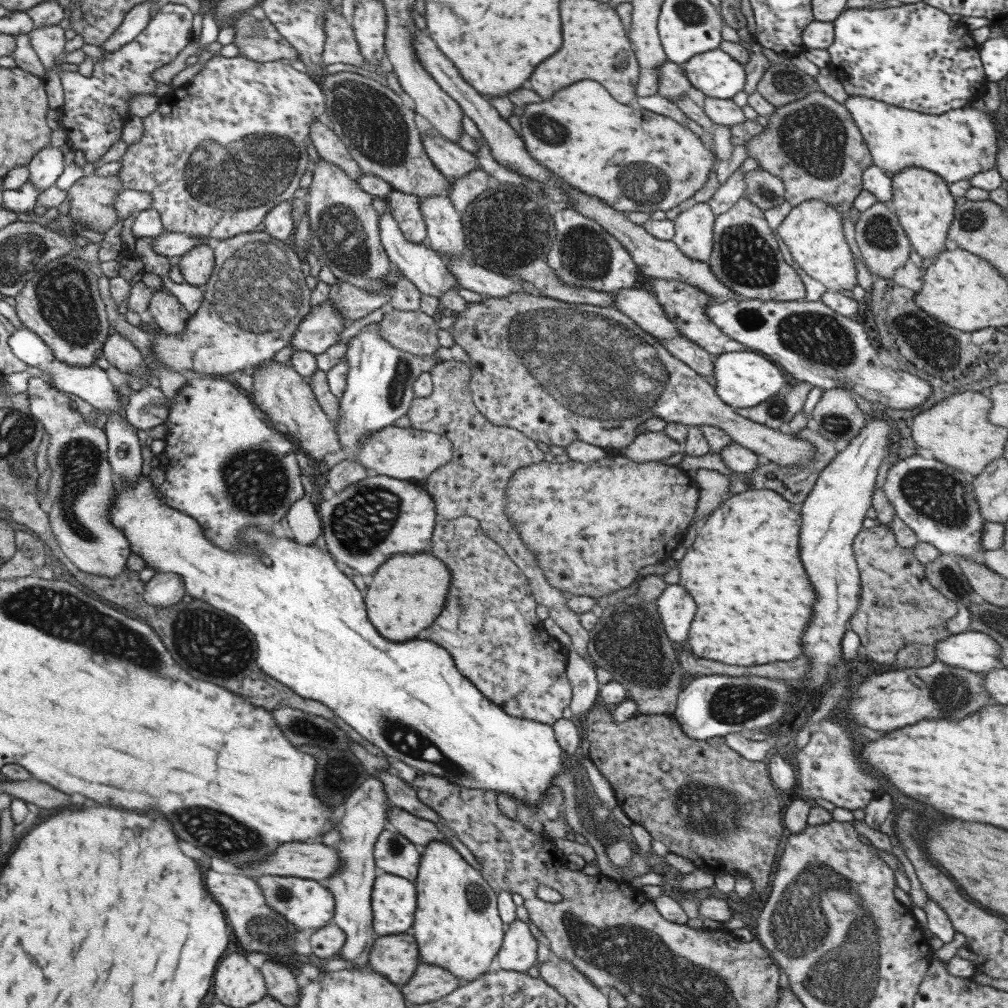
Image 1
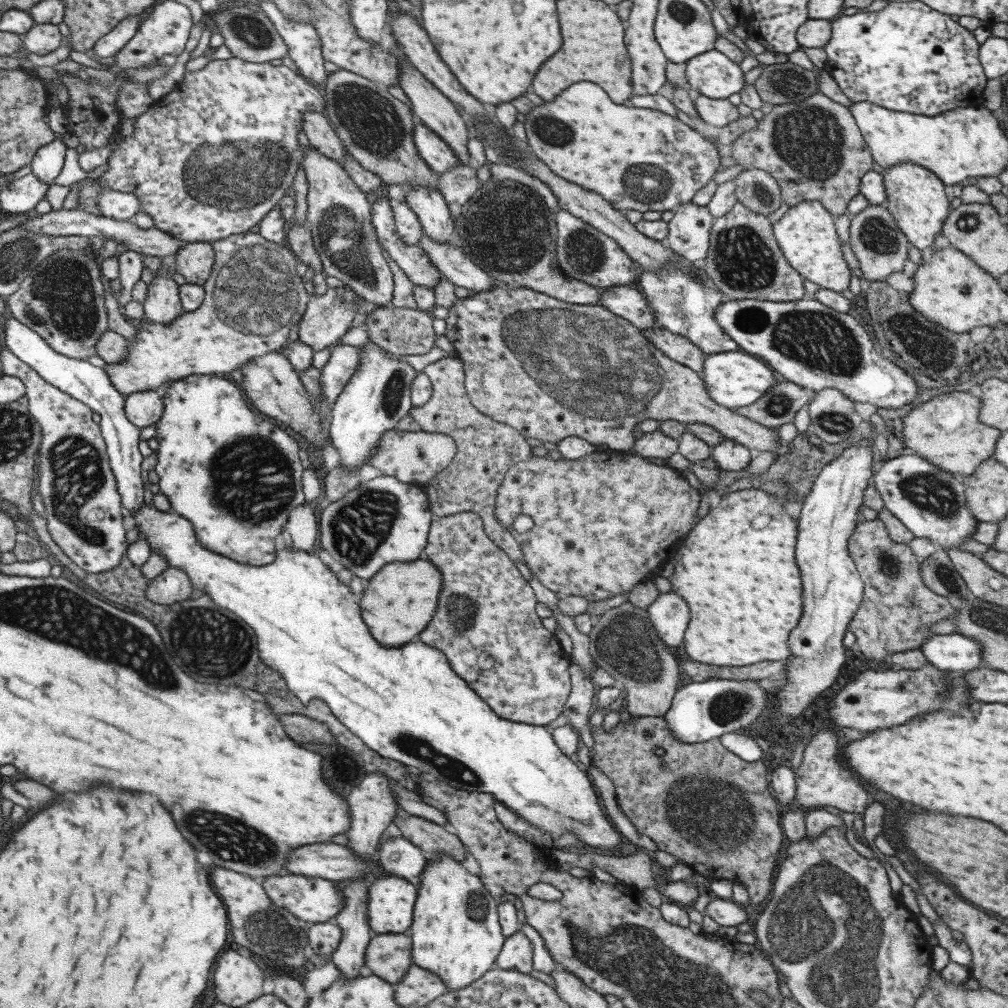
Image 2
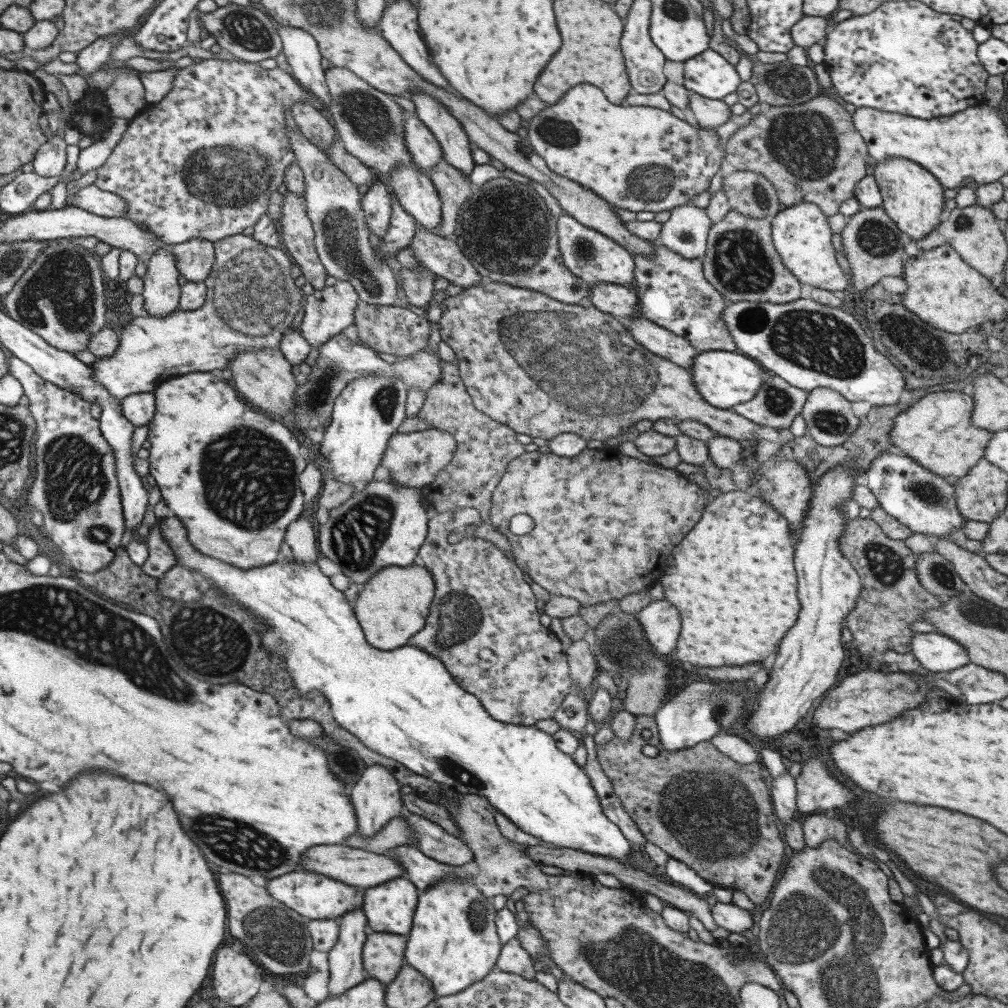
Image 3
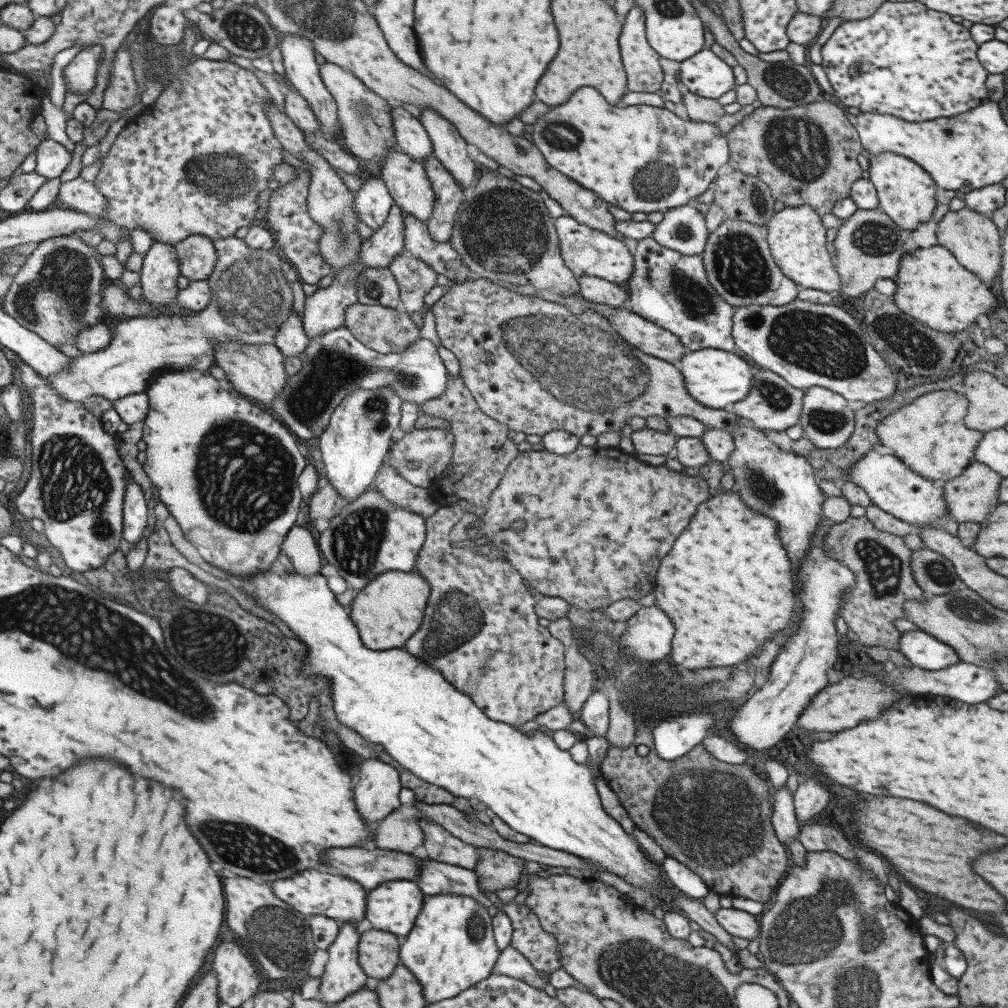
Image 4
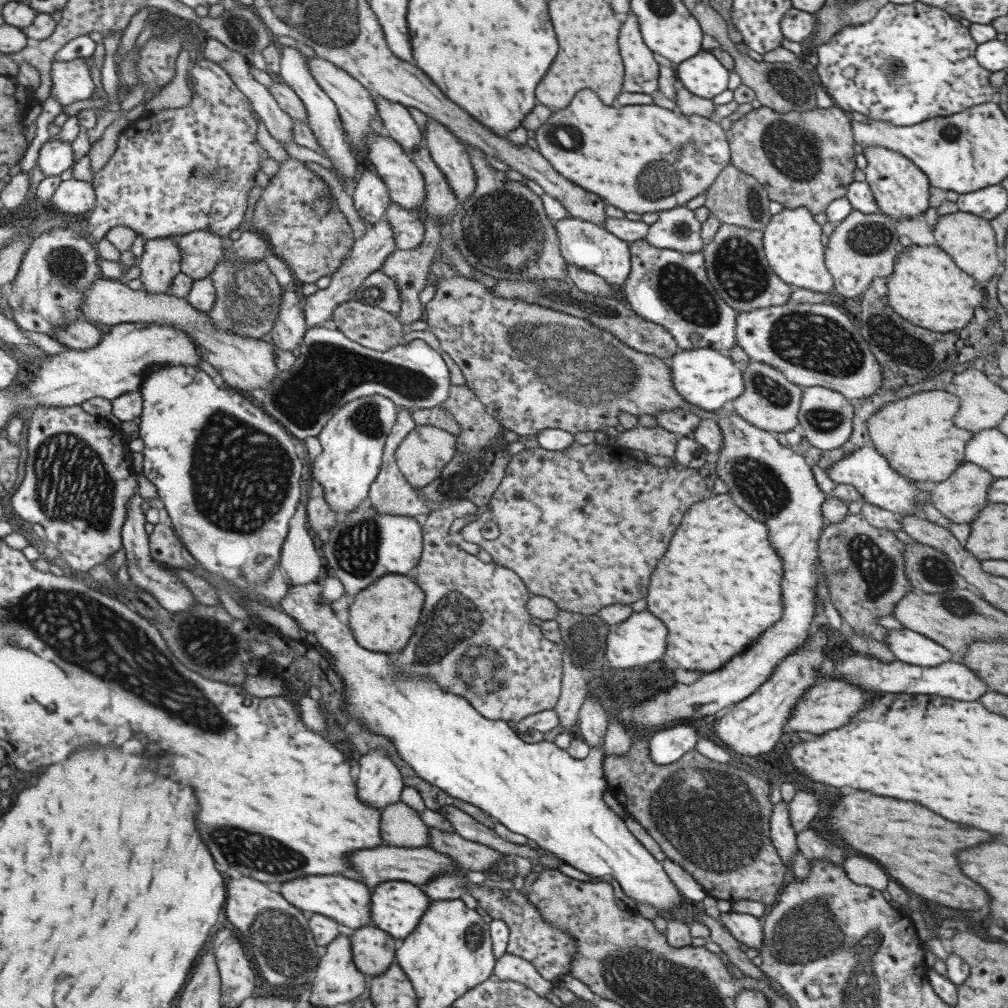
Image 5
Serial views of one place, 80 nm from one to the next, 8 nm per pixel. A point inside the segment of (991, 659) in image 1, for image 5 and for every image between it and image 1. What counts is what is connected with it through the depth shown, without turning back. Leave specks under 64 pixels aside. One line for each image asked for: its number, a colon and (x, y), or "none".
2: (953, 652)
3: (935, 652)
4: (924, 651)
5: (909, 647)

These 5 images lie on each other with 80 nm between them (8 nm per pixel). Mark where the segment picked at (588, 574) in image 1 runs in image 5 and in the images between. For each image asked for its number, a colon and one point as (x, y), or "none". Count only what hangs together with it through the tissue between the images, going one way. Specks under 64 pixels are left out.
2: (602, 523)
3: (603, 522)
4: (597, 521)
5: (576, 525)

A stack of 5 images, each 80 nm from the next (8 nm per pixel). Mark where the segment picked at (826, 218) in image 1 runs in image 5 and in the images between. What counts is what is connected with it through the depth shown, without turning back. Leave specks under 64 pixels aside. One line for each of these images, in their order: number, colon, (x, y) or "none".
2: (805, 234)
3: (800, 233)
4: (796, 239)
5: (791, 240)

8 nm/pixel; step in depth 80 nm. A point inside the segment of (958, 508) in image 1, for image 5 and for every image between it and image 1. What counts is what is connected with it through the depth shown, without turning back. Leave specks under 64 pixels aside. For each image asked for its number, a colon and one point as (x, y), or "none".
2: (929, 502)
3: (924, 502)
4: (891, 487)
5: (865, 469)

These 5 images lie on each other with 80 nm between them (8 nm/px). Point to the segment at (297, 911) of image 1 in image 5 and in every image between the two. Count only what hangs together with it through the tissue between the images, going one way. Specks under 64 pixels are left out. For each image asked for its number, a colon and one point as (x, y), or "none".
2: (314, 900)
3: (314, 896)
4: (309, 892)
5: (343, 900)

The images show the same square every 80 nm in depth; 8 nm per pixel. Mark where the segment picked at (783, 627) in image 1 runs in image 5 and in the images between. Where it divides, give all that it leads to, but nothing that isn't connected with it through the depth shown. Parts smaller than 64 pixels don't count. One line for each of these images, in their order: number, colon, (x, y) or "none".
2: (736, 571)
3: (731, 578)
4: (726, 583)
5: (716, 589)

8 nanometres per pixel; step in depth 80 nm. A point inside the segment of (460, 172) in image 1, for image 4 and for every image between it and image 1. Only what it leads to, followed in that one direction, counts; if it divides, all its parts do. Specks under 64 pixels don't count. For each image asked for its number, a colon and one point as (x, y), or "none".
2: (439, 157)
3: (425, 151)
4: (411, 139)

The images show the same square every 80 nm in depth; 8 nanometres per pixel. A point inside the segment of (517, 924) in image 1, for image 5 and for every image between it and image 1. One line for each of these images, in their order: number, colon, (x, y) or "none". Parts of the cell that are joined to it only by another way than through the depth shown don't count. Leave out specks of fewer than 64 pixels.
2: (516, 953)
3: (513, 959)
4: (509, 962)
5: (507, 967)

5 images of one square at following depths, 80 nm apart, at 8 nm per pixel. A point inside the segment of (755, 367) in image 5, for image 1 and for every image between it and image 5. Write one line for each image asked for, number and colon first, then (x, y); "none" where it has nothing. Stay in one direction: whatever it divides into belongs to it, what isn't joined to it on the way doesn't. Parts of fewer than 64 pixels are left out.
1: (780, 408)
2: (778, 406)
3: (776, 403)
4: (771, 403)

